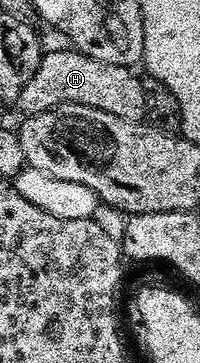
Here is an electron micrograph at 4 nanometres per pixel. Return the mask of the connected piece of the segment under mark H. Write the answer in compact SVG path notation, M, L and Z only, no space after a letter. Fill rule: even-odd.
M75 48L56 50L45 53L40 59L38 72L34 72L34 80L26 84L18 103L21 115L31 116L50 112L59 106L78 104L86 108L98 108L102 112L110 112L110 116L118 116L122 120L139 122L147 115L147 104L150 95L144 91L135 69L114 64L102 64L90 56L80 53Z

